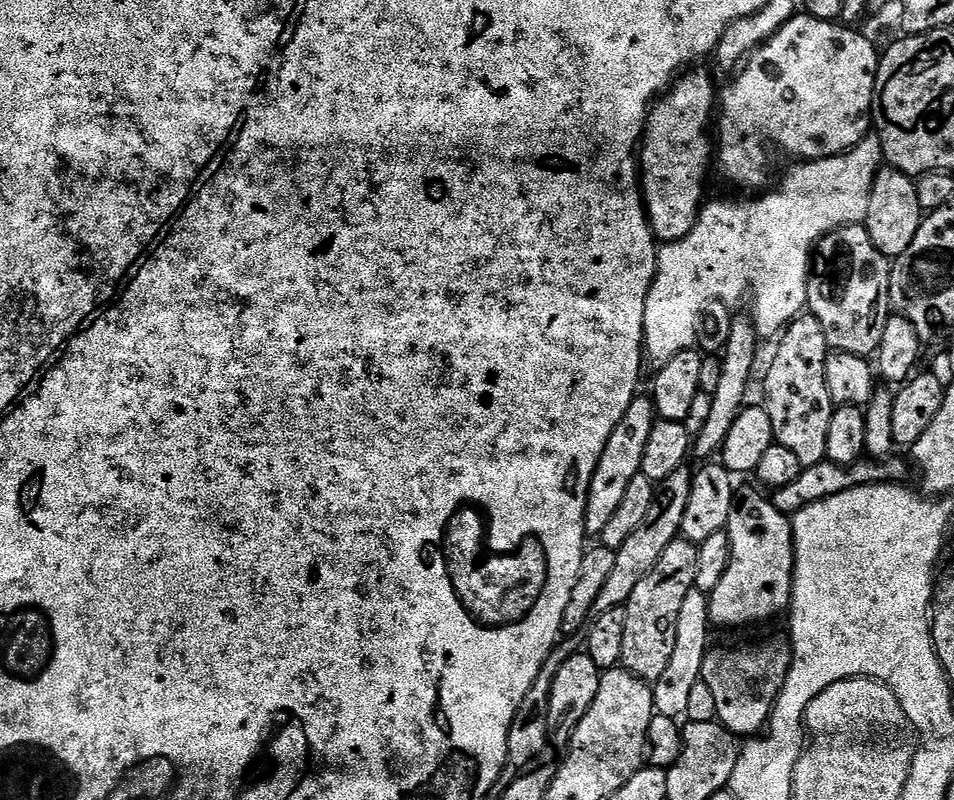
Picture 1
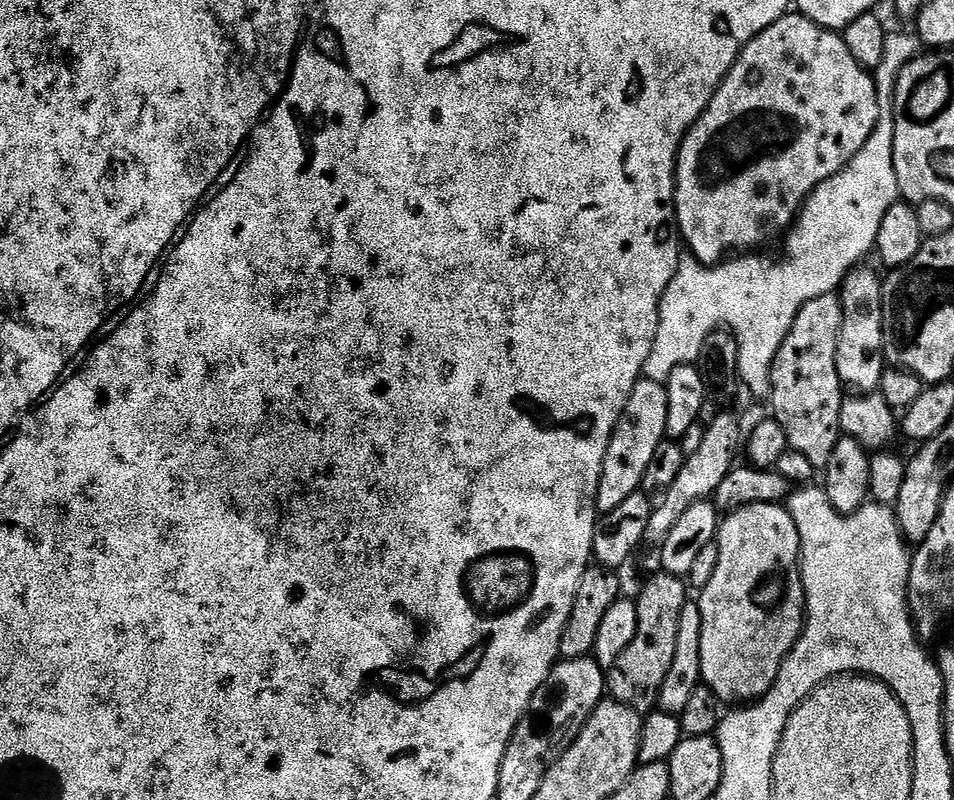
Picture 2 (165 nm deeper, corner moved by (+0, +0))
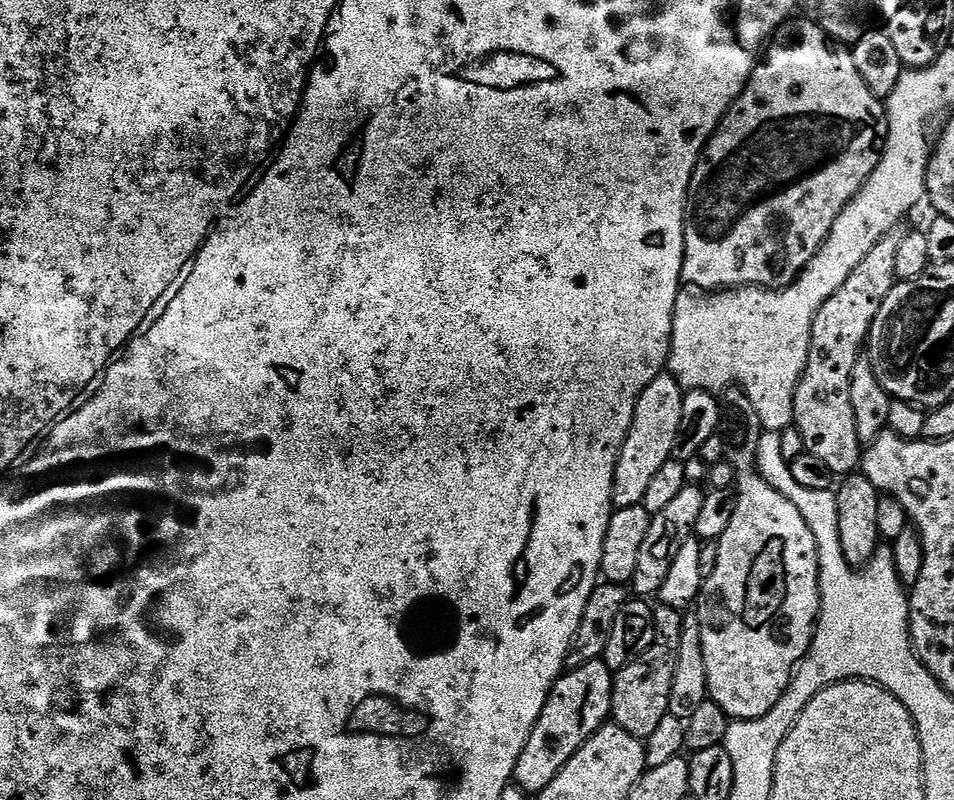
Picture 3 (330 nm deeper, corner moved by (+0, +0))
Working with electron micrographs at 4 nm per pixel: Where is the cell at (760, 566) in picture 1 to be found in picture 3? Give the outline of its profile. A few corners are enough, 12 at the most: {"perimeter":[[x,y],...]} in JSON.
{"perimeter":[[750,398],[718,435],[736,509],[694,605],[709,697],[774,710],[820,616],[798,506],[756,469]]}

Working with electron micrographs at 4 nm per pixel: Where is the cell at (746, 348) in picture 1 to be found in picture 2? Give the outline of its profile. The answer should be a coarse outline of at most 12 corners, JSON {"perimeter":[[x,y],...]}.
{"perimeter":[[732,410],[705,427],[699,451],[653,507],[656,546],[737,467],[746,432]]}

